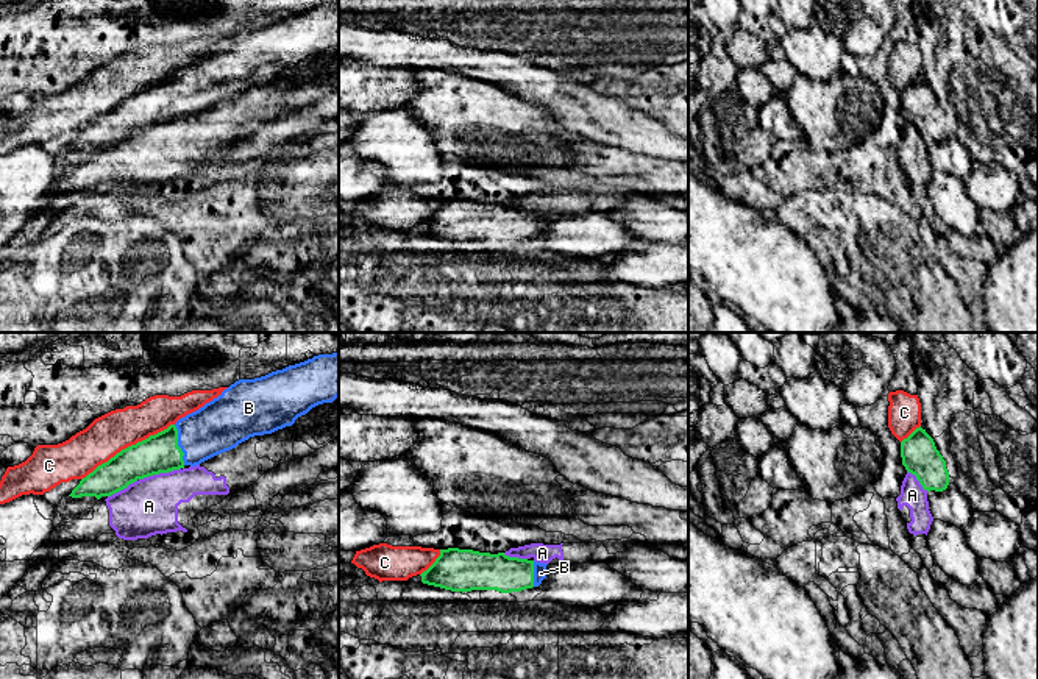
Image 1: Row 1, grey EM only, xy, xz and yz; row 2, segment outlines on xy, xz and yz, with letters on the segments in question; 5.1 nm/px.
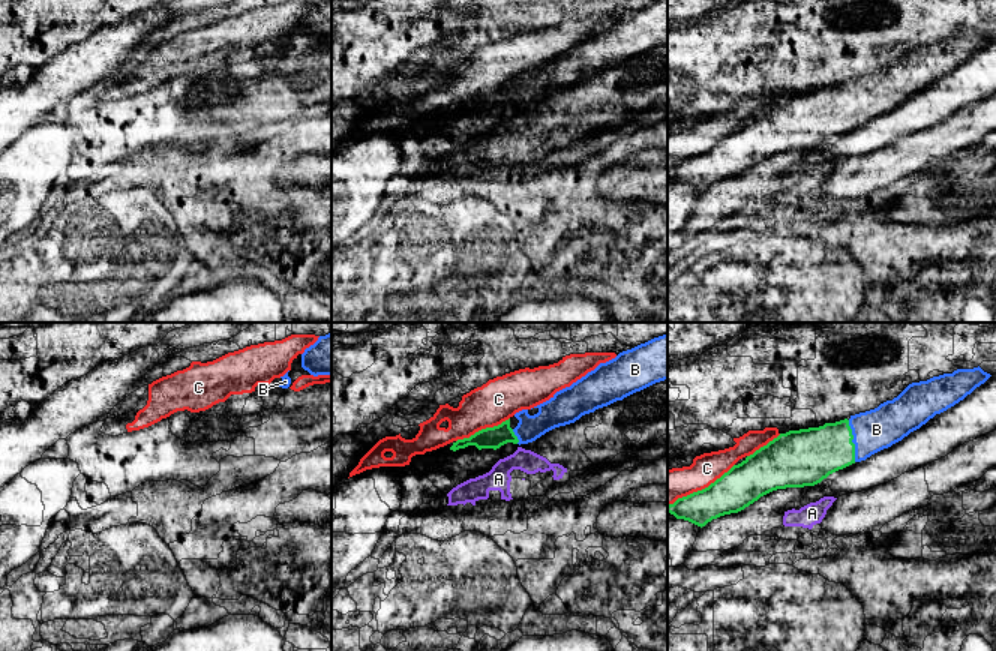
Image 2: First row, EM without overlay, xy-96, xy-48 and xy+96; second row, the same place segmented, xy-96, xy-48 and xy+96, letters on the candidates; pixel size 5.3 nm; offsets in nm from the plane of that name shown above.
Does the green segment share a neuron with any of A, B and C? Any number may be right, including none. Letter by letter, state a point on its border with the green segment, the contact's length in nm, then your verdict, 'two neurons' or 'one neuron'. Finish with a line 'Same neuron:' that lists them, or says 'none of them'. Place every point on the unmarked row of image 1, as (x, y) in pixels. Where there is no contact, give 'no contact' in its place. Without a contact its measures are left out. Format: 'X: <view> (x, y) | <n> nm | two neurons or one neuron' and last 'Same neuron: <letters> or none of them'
A: xy (159, 122) | 220 nm | two neurons
B: xy (177, 95) | 220 nm | one neuron
C: xy (128, 97) | 550 nm | two neurons
Same neuron: B

